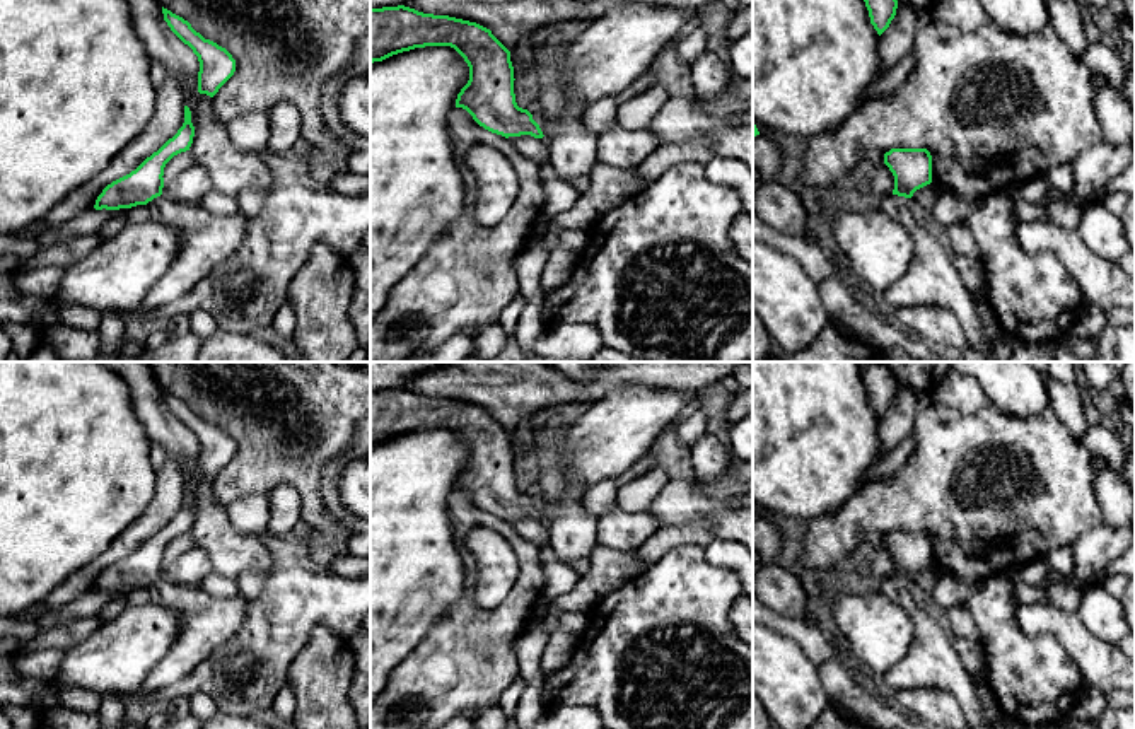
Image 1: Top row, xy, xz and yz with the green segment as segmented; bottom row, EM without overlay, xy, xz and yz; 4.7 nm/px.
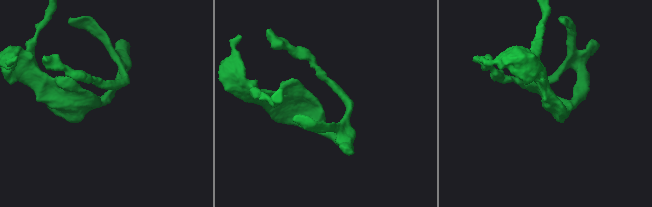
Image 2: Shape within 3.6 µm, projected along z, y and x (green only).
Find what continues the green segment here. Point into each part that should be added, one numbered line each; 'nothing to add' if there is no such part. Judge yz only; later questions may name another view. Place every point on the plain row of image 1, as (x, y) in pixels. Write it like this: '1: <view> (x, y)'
1: yz (932, 661)

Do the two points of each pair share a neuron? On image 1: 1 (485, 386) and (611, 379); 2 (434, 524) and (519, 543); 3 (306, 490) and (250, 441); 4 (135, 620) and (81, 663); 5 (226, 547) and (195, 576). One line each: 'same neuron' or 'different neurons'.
1: same neuron
2: different neurons
3: same neuron
4: same neuron
5: different neurons

